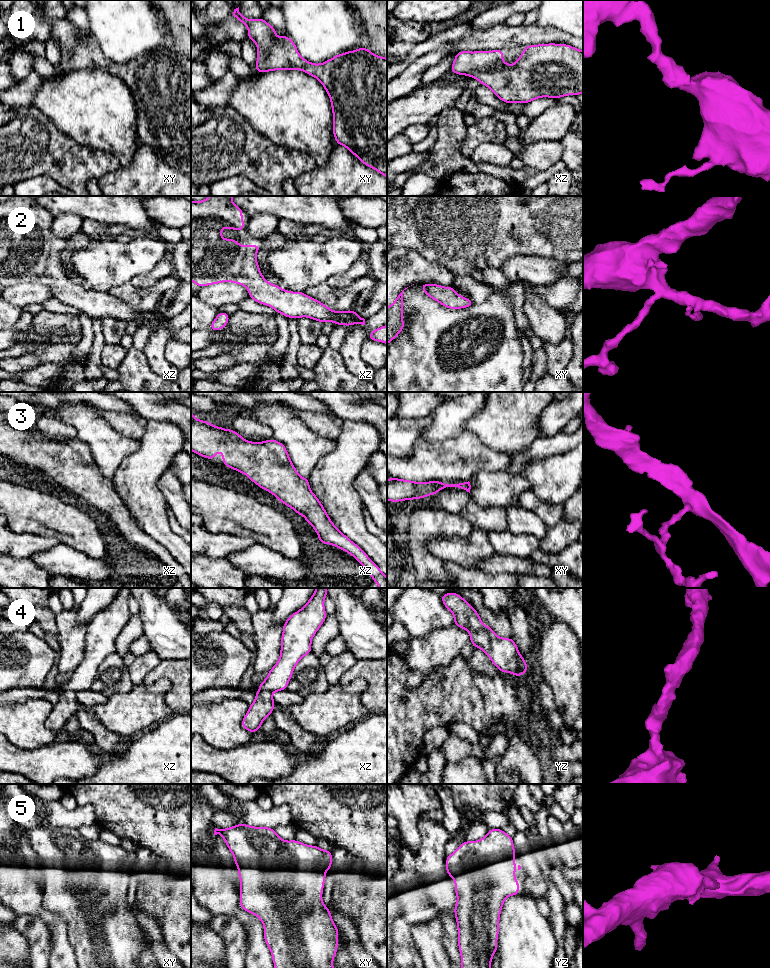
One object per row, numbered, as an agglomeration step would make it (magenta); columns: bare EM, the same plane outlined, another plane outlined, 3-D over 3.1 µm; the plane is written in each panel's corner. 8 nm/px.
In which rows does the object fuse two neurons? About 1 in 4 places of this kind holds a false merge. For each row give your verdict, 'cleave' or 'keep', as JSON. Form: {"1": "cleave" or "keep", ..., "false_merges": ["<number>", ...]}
{"1": "keep", "2": "keep", "3": "keep", "4": "keep", "5": "keep", "false_merges": []}

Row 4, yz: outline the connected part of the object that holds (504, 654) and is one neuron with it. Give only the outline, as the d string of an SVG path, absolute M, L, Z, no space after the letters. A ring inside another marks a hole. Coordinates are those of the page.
M450 592L441 598L454 616L454 625L470 633L470 643L485 652L500 672L517 677L528 672L525 658L520 655L512 638L500 638L488 624L484 626L478 612L459 594Z

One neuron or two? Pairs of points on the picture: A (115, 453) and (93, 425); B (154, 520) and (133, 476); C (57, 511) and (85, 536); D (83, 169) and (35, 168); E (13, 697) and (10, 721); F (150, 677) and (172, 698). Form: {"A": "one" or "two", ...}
{"A": "one", "B": "one", "C": "one", "D": "one", "E": "two", "F": "one"}

